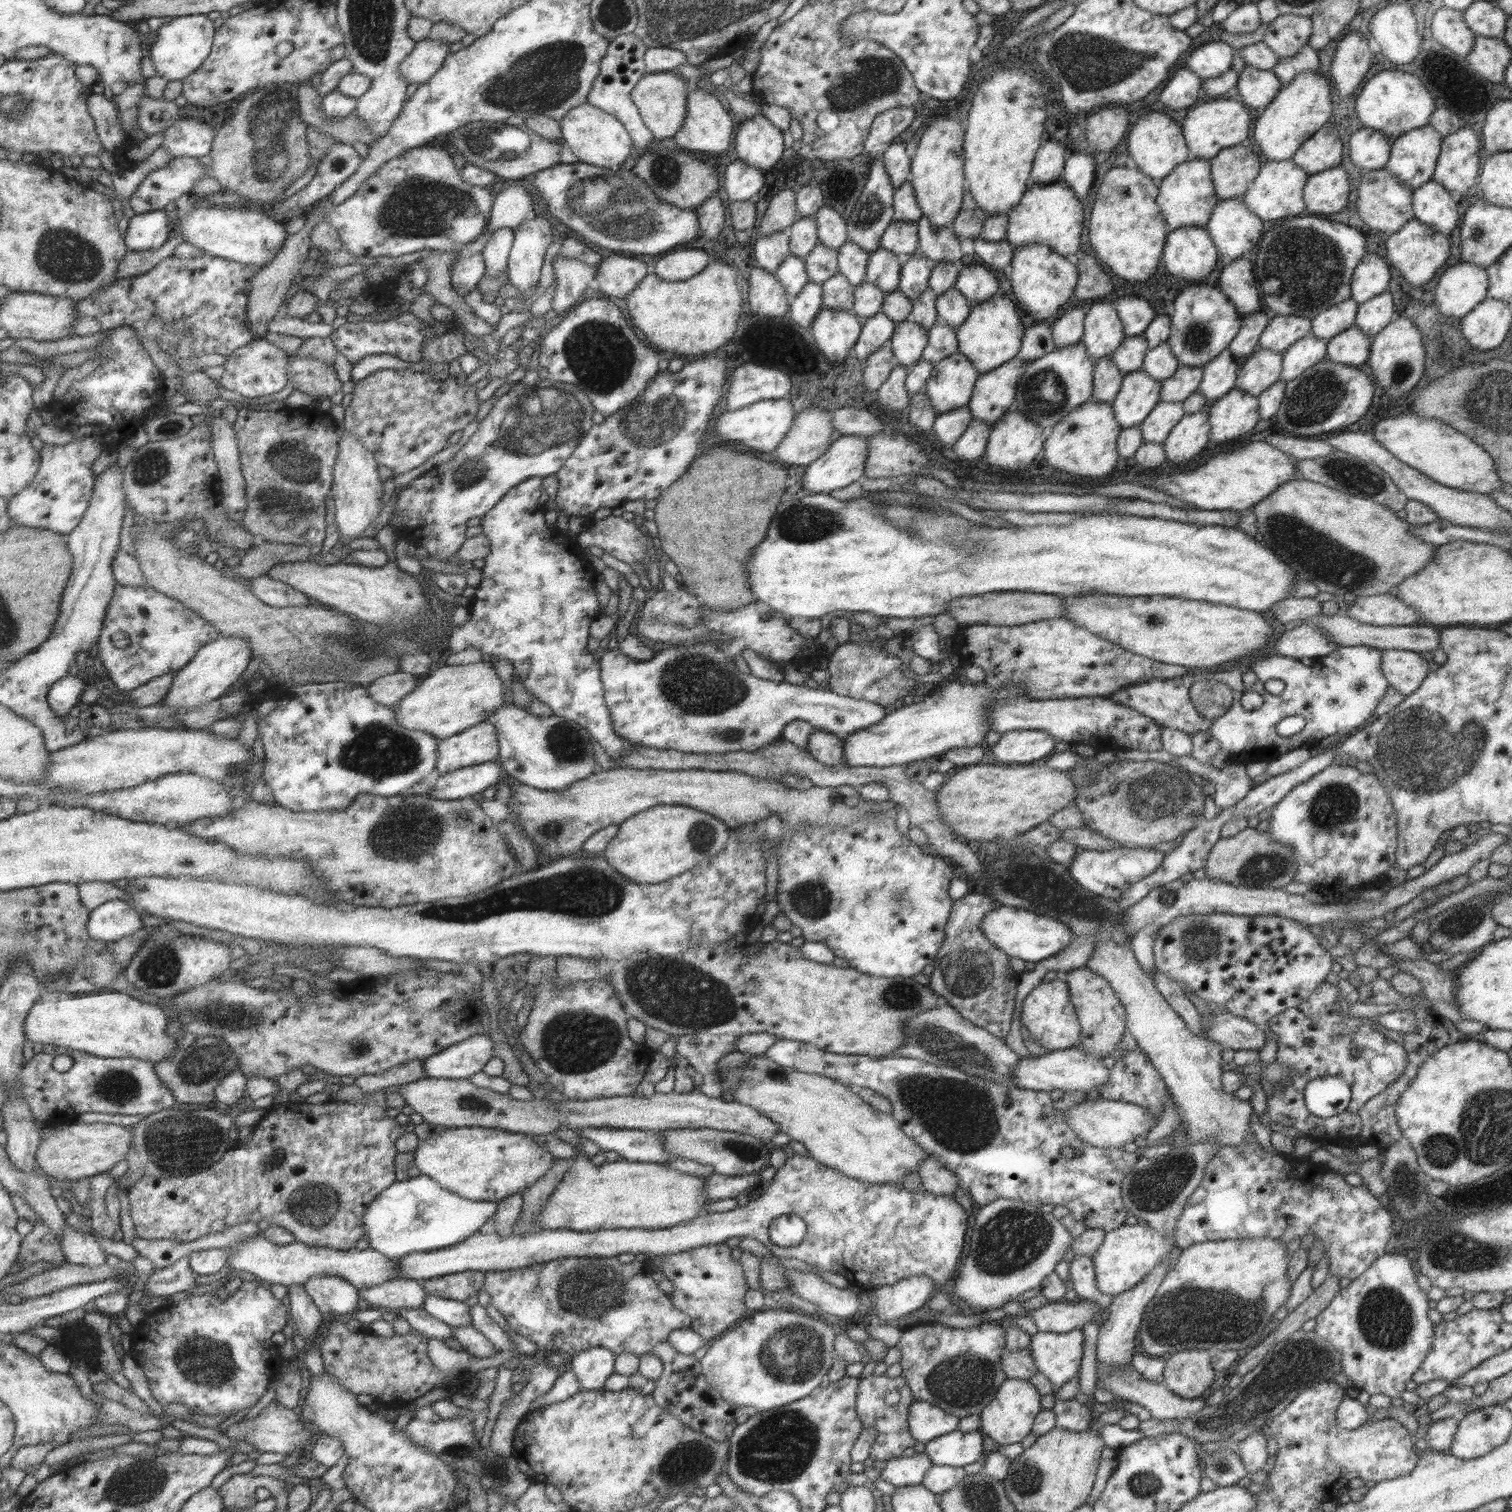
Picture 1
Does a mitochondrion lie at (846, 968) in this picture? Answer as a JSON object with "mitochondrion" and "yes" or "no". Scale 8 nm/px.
{"mitochondrion":"no"}

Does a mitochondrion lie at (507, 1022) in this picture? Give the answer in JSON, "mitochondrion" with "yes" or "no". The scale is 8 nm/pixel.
{"mitochondrion":"no"}

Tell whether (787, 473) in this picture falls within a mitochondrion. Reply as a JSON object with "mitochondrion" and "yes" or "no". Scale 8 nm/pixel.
{"mitochondrion":"no"}

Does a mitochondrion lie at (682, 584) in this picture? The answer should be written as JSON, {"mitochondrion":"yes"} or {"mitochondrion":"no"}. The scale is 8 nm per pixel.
{"mitochondrion":"no"}

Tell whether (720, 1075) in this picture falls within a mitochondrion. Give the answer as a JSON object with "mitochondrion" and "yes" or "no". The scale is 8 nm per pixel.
{"mitochondrion":"no"}

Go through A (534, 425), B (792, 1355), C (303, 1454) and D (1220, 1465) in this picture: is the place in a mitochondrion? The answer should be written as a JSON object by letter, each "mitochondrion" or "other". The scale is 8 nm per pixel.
{"A":"mitochondrion","B":"mitochondrion","C":"other","D":"mitochondrion"}

